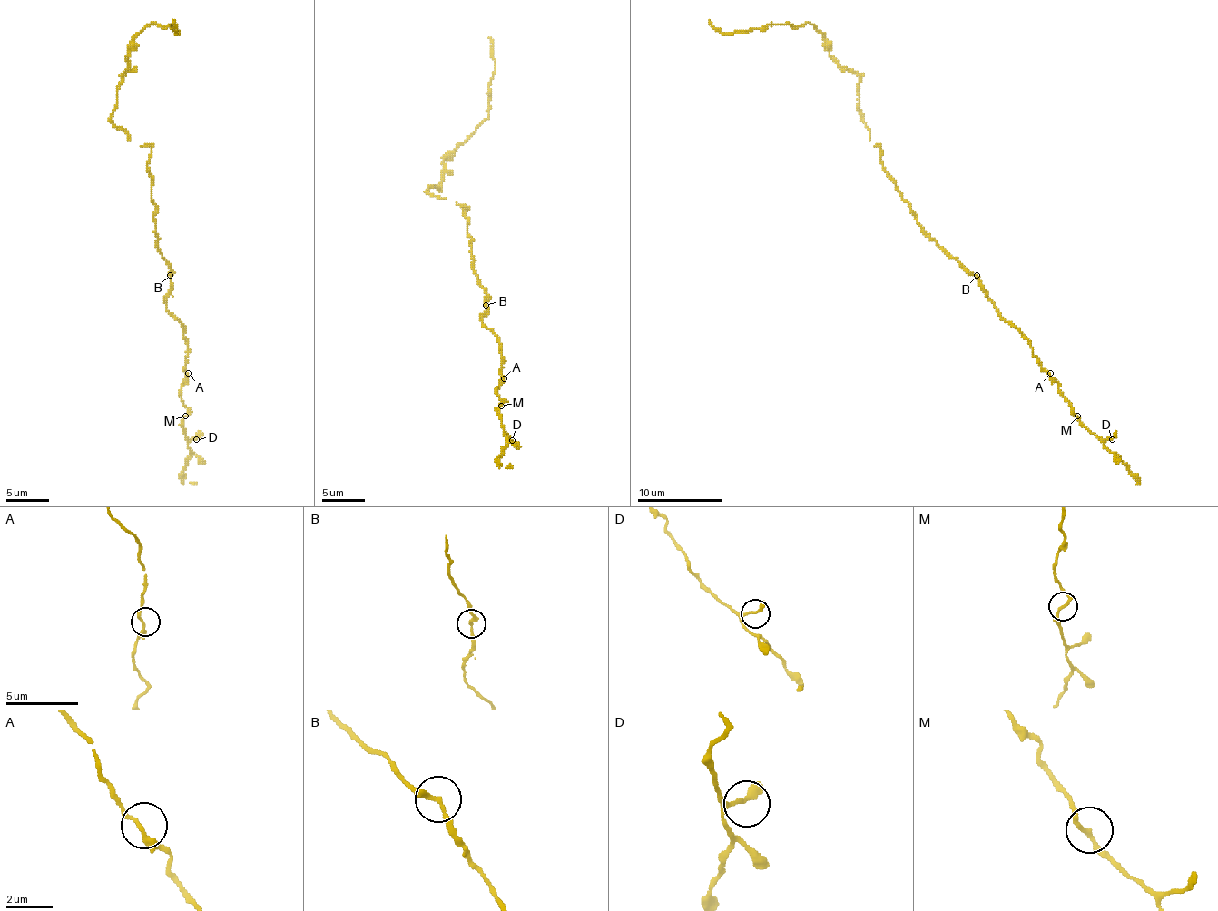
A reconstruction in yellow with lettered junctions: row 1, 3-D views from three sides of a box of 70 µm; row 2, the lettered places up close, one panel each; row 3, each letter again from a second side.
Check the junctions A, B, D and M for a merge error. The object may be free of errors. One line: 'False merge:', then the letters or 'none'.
False merge: none

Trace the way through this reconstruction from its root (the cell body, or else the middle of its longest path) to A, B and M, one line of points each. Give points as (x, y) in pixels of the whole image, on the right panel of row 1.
A: (913, 212), (923, 230), (977, 277), (981, 289), (996, 311), (1028, 341), (1036, 362), (1050, 373)
B: (913, 212), (917, 223), (940, 247), (977, 275)
M: (913, 212), (923, 230), (977, 277), (996, 311), (1028, 341), (1036, 362), (1058, 384), (1058, 392), (1077, 416)

